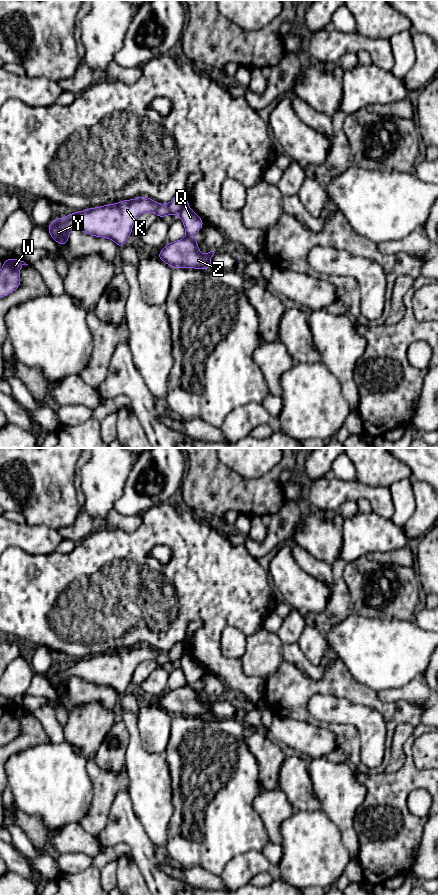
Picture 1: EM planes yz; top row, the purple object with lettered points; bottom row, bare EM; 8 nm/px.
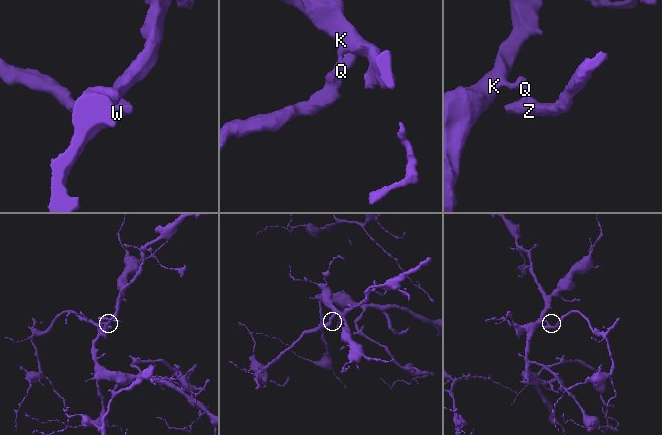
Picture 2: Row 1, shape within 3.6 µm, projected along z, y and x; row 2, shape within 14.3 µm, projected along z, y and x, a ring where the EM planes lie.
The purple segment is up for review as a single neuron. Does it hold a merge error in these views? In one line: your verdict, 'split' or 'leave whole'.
split

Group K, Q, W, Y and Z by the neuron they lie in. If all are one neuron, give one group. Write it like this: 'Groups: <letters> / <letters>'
Groups: K W Y / Q Z

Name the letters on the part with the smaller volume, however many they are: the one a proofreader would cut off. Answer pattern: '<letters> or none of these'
Q, Z

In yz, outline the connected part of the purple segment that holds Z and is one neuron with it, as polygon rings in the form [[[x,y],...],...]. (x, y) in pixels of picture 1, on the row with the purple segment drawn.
[[[188,206],[179,213],[186,230],[186,237],[168,244],[158,253],[158,258],[172,268],[212,269],[210,259],[214,251],[203,255],[198,249],[198,242],[194,239],[201,230],[203,220]]]

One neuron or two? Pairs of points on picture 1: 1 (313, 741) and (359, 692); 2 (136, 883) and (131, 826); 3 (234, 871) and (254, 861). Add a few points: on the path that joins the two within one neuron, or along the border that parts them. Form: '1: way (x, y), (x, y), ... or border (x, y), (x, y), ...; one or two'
1: border (302, 720), (328, 729), (334, 735), (337, 747); two
2: border (131, 852), (132, 858), (145, 881); two
3: way (239, 868), (247, 860), (249, 861); one

